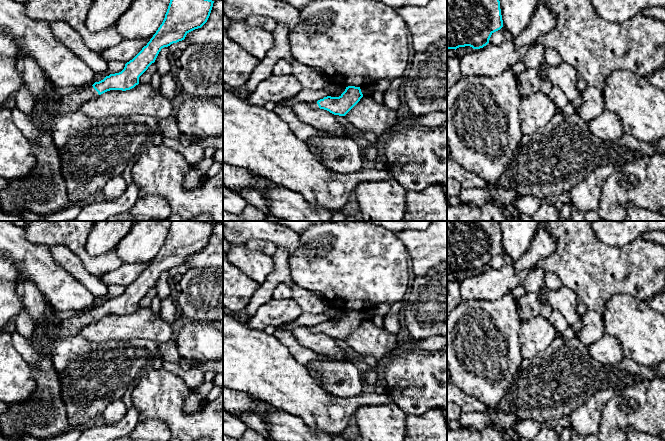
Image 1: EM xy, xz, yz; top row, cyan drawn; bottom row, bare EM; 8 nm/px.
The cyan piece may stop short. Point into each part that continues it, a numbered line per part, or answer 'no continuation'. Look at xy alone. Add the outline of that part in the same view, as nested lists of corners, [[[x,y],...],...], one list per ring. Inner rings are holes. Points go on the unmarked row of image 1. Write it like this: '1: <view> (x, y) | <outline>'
1: xy (71, 327) | [[[92,309],[82,315],[73,316],[69,319],[63,320],[62,331],[59,334],[58,339],[79,335],[82,327],[98,320],[98,316],[93,312]]]

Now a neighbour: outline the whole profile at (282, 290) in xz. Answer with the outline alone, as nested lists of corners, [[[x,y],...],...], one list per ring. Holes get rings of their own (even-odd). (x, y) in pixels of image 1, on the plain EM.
[[[280,283],[277,285],[273,292],[273,298],[281,299],[281,298],[291,298],[292,292],[289,286],[284,283]]]

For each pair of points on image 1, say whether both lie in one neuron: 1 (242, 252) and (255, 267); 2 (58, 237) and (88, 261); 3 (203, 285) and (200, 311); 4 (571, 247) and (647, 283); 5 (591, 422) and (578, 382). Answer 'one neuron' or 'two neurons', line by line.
1: one neuron
2: one neuron
3: one neuron
4: one neuron
5: two neurons

